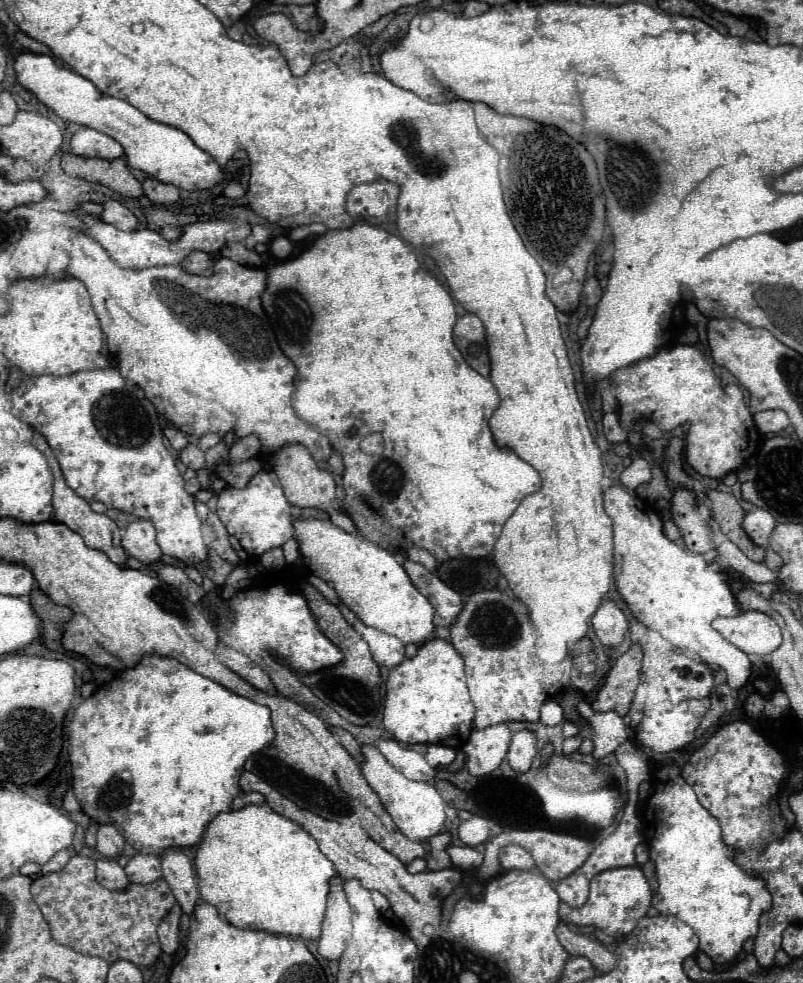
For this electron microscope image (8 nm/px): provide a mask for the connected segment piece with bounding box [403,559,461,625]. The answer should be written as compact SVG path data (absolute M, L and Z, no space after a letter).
M411 559L403 561L403 567L411 579L411 583L417 587L421 595L429 599L429 603L435 609L433 623L435 625L451 625L461 611L461 595L447 587L435 573L427 571L421 563L415 563Z

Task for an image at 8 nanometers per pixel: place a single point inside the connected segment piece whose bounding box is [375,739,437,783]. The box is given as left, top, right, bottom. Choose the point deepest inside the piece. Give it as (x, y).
(412, 764)

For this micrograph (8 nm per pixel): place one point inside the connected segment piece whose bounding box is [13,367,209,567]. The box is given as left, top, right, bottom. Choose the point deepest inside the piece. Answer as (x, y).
(105, 432)

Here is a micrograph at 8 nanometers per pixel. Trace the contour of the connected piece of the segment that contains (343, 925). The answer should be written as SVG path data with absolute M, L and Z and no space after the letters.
M339 875L329 879L327 913L323 919L323 933L319 937L319 955L325 959L339 959L351 939L351 905L343 893L343 881Z

